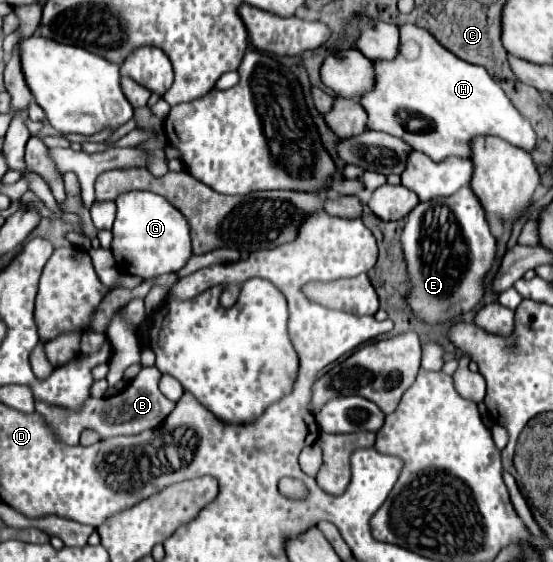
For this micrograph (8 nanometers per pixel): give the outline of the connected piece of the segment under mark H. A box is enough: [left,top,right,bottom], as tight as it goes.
[361,25,537,161]

